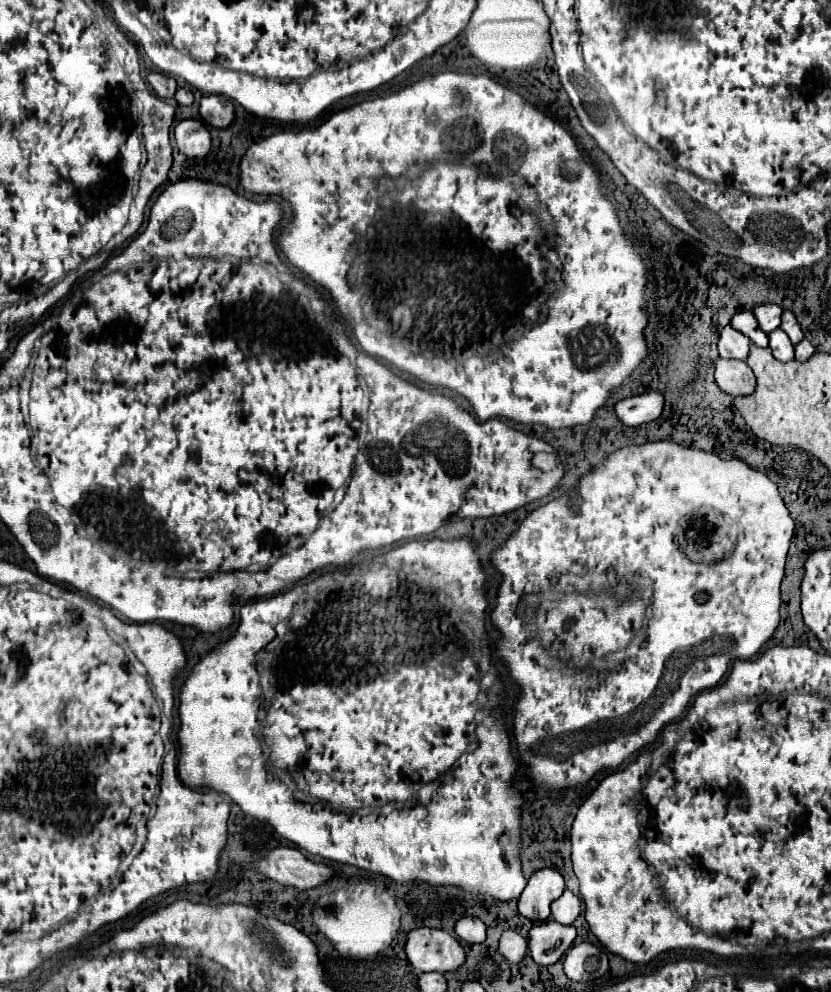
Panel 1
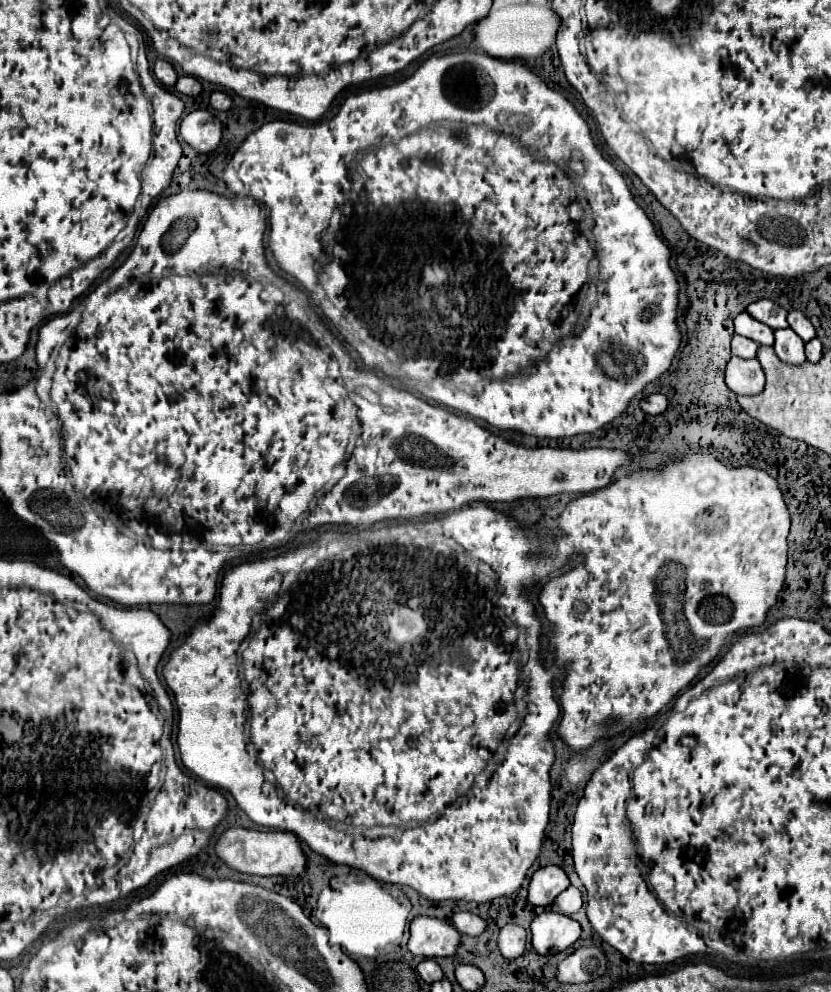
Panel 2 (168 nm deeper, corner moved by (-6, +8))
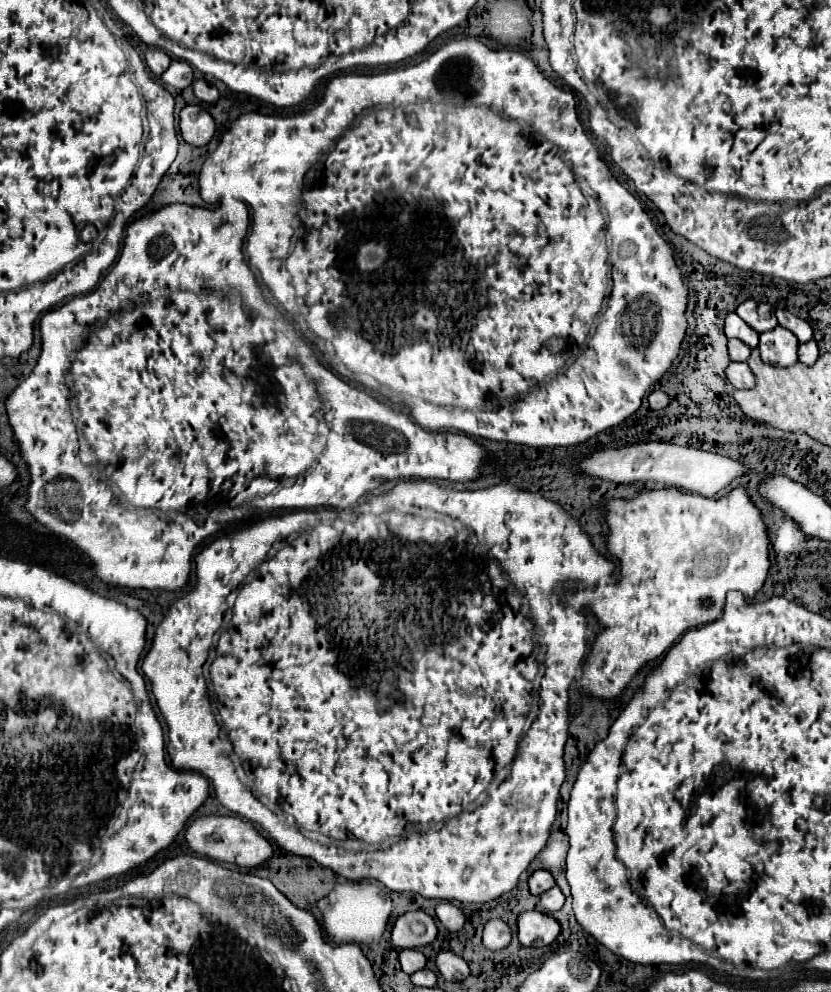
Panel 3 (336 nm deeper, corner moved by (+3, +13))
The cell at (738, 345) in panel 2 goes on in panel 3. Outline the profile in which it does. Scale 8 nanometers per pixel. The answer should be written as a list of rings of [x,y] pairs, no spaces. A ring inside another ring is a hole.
[[[728,340],[728,354],[732,362],[746,362],[750,358],[752,348],[746,346],[742,340]]]

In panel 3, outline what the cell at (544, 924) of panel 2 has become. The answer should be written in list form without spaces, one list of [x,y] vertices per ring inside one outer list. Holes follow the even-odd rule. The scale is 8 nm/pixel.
[[[532,910],[518,916],[518,940],[522,942],[522,946],[548,946],[556,940],[558,934],[560,924],[550,914]]]

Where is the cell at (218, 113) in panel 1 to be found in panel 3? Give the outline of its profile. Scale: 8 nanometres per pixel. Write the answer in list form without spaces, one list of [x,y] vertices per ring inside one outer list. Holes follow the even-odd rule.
[[[198,78],[198,80],[192,84],[192,90],[194,90],[194,96],[196,96],[200,102],[206,102],[206,104],[214,104],[214,102],[220,98],[216,86],[208,84],[204,78]]]

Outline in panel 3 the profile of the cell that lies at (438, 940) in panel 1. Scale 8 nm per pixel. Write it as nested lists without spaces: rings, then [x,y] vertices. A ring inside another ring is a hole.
[[[426,912],[400,914],[392,926],[392,942],[398,948],[420,948],[432,944],[438,934],[436,922]]]

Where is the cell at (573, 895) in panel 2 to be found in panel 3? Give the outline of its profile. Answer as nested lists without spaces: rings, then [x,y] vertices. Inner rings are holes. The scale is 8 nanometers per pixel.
[[[554,886],[554,888],[550,888],[548,892],[544,892],[542,896],[540,896],[540,906],[542,906],[542,910],[544,912],[556,912],[556,910],[560,910],[562,908],[562,904],[564,904],[564,894],[560,892],[560,888],[558,886]]]

